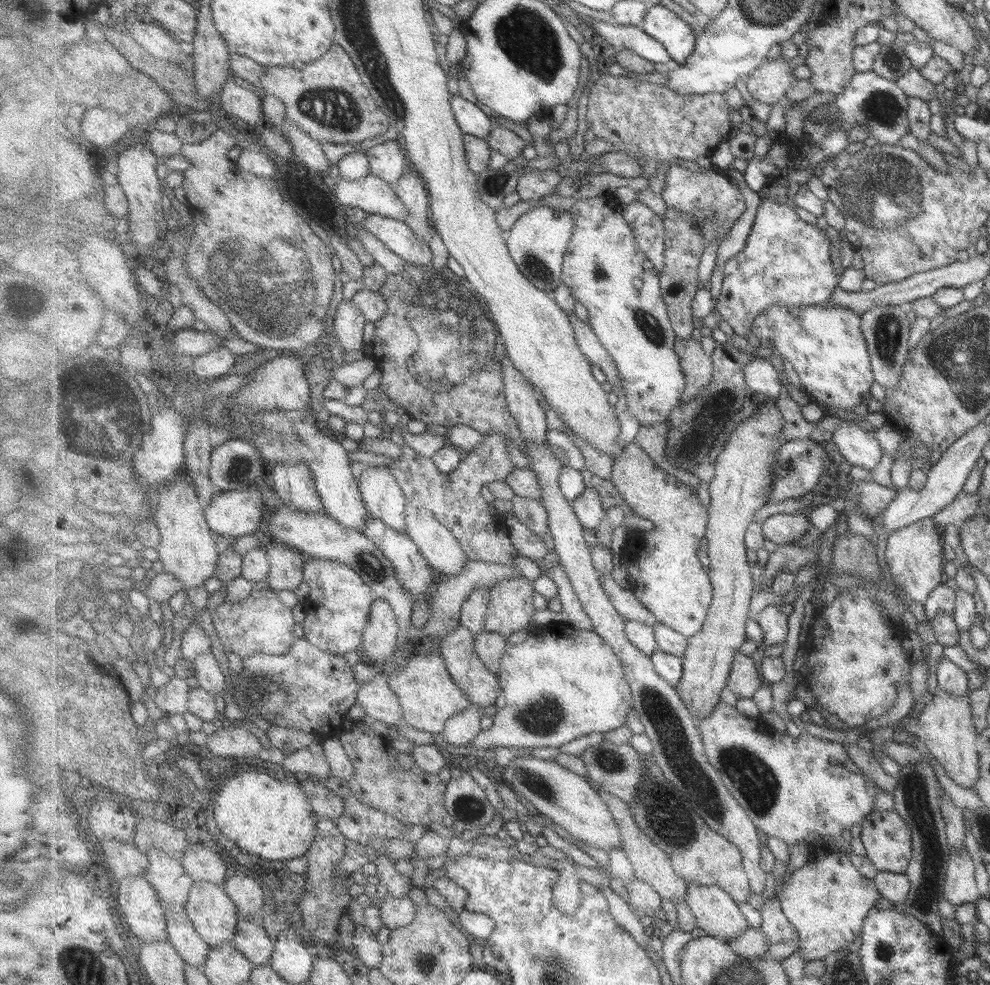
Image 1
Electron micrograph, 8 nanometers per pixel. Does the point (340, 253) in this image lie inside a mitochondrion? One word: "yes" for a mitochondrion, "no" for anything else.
no

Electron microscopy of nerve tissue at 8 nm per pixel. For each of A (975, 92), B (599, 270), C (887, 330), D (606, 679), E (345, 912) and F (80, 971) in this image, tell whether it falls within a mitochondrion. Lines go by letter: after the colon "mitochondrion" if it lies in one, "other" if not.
A: other
B: mitochondrion
C: mitochondrion
D: other
E: other
F: mitochondrion

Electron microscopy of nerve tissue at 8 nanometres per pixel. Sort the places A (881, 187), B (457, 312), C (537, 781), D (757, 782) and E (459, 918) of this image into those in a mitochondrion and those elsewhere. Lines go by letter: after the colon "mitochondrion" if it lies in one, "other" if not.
A: mitochondrion
B: mitochondrion
C: mitochondrion
D: mitochondrion
E: other

